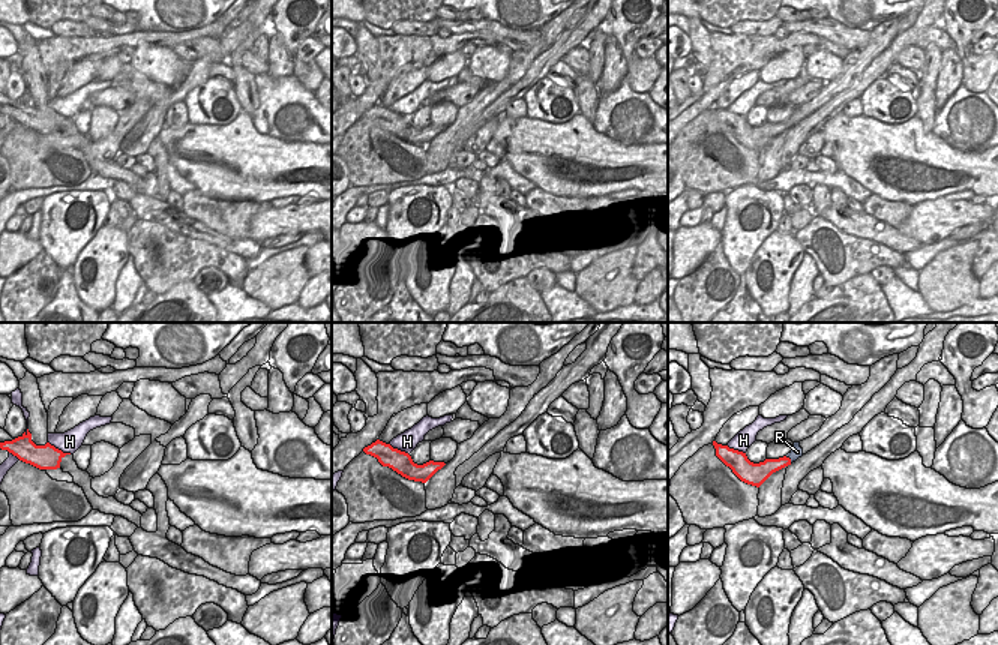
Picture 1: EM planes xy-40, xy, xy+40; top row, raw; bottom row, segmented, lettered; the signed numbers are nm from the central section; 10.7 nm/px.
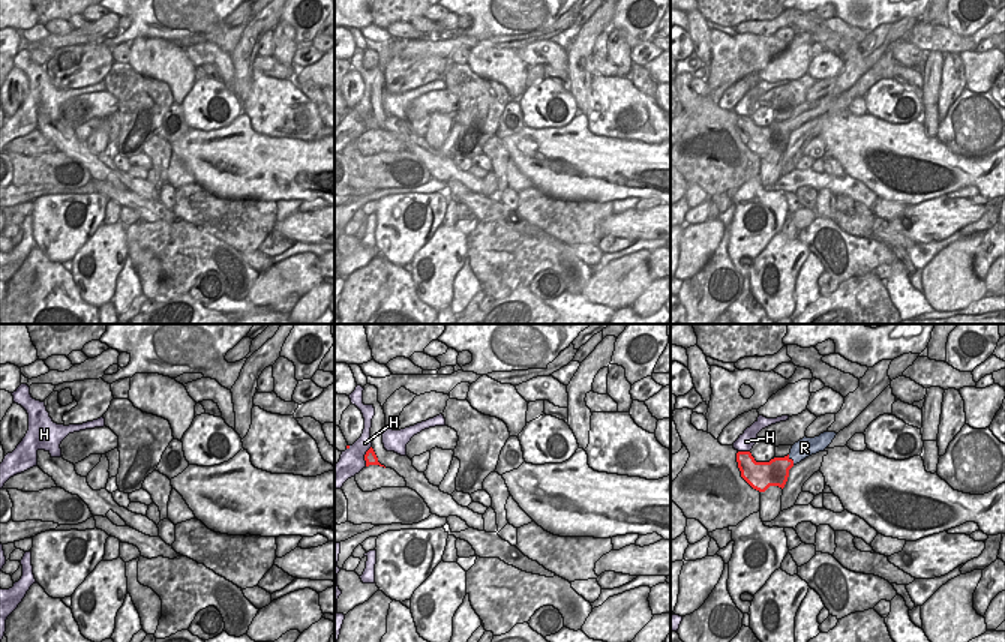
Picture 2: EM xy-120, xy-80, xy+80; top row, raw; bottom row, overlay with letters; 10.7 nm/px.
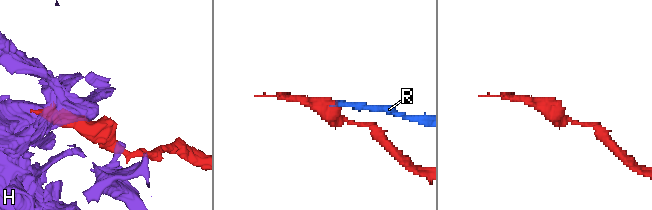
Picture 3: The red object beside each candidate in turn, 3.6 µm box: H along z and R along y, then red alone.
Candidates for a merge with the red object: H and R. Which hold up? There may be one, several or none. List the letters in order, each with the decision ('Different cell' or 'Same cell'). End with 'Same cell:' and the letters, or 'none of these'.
H: Different cell
R: Different cell
Same cell: none of these.

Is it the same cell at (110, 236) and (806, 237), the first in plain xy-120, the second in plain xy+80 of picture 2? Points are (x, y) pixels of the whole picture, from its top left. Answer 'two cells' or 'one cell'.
two cells

